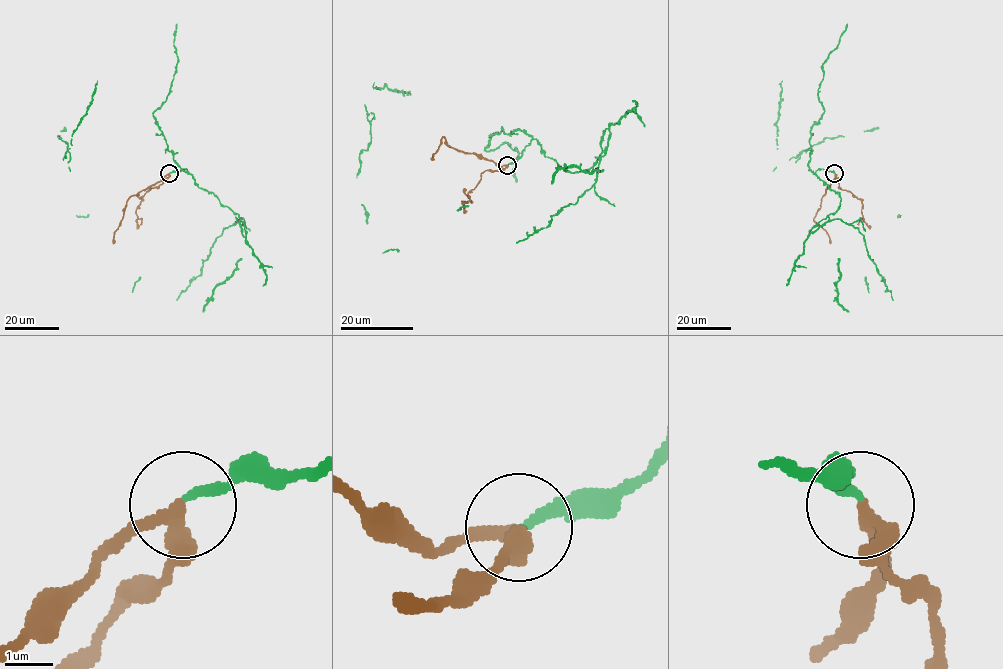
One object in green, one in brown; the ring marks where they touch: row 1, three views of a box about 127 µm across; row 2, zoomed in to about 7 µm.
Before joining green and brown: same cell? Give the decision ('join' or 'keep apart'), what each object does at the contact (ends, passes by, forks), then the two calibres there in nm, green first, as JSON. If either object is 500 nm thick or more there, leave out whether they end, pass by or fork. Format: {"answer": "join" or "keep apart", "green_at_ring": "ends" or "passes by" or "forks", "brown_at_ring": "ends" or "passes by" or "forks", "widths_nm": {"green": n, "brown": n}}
{"answer": "join", "green_at_ring": "ends", "brown_at_ring": "passes by", "widths_nm": {"green": 200, "brown": 240}}

